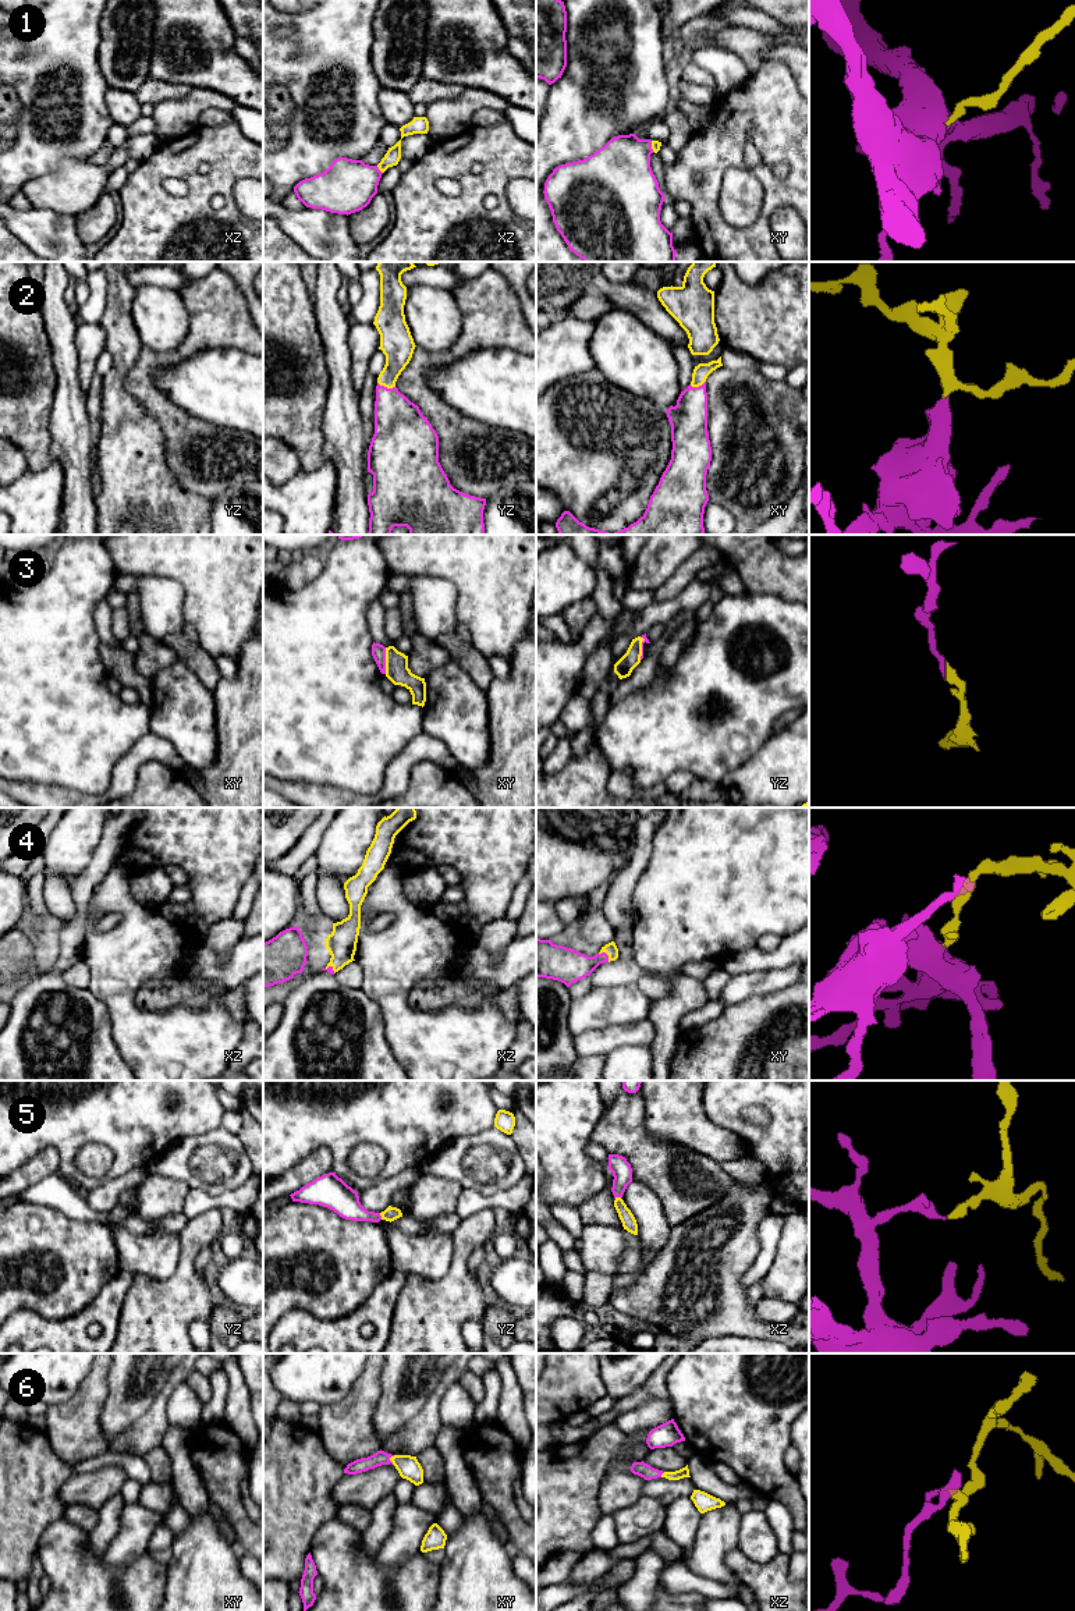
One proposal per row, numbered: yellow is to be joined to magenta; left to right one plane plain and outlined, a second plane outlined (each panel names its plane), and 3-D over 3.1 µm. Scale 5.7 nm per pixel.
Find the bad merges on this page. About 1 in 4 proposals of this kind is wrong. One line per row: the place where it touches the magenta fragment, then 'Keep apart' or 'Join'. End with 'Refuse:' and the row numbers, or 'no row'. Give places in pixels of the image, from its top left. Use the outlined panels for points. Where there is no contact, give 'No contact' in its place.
1: Touches magenta at xz (379, 170). Join
2: Touches magenta at yz (386, 387). Join
3: Touches magenta at xy (385, 660). Join
4: Touches magenta at xy (606, 954). Join
5: Touches magenta at yz (380, 1216). Join
6: Touches magenta at xy (390, 1457). Join
Refuse: no row

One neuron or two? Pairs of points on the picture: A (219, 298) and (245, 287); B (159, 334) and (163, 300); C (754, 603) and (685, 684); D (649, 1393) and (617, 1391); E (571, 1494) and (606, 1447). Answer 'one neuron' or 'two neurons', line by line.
A: two neurons
B: one neuron
C: one neuron
D: two neurons
E: one neuron

